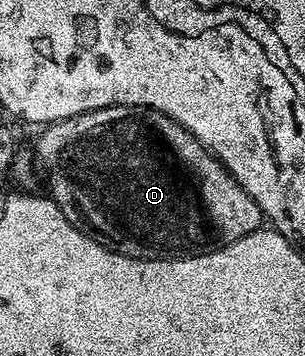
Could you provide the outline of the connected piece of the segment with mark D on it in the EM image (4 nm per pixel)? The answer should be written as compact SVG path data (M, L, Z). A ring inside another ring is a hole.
M110 106L72 118L63 118L59 122L44 125L40 130L43 131L35 142L33 158L38 169L40 166L47 177L46 193L59 205L65 220L104 244L114 244L126 258L190 258L193 254L207 254L257 232L264 225L265 219L261 208L257 208L257 200L253 200L253 196L249 196L249 192L245 192L245 188L237 184L237 180L210 150L205 149L184 126L177 124L160 110L148 110L142 106Z

